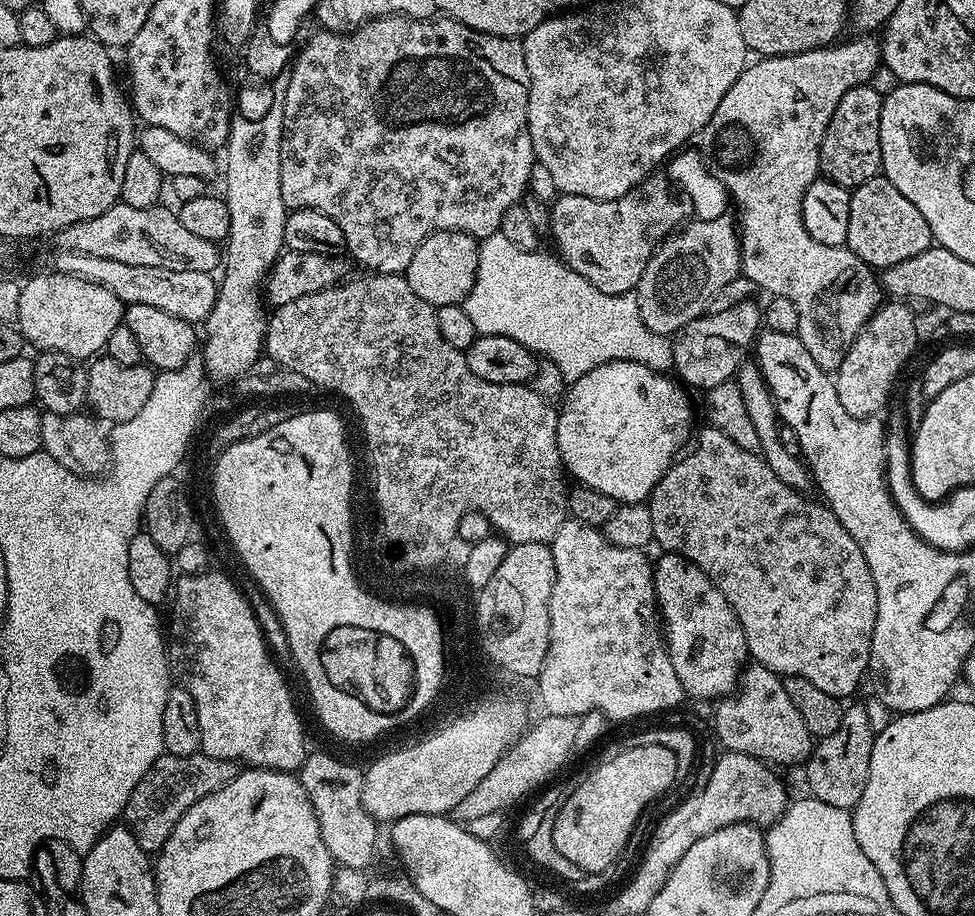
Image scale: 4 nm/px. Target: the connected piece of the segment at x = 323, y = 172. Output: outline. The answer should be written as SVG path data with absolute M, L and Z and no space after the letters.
M389 14L380 16L377 20L369 20L367 24L353 27L351 30L320 30L317 36L312 36L308 40L308 45L301 50L293 62L292 68L288 72L289 85L286 87L286 102L284 103L284 133L282 134L282 202L290 210L293 208L309 208L318 210L334 222L338 222L338 230L342 230L344 235L344 247L347 255L353 261L357 260L360 264L365 264L367 271L372 274L383 274L394 276L407 273L410 266L410 258L414 258L414 250L426 242L436 232L465 232L475 236L477 241L484 240L488 236L493 236L500 230L502 214L510 210L510 206L521 203L525 193L528 192L528 179L533 164L537 163L534 154L534 146L530 142L530 130L528 129L528 71L526 70L526 58L524 57L524 46L519 39L510 36L495 36L474 30L457 20L447 18L429 18L427 20L413 20L410 16L399 14Z

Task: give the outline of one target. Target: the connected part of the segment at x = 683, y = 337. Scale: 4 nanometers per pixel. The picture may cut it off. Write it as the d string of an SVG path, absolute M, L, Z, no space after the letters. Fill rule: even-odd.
M751 299L730 306L727 310L705 313L675 333L672 340L672 368L687 387L707 390L735 377L763 325L763 313L759 303L756 303Z

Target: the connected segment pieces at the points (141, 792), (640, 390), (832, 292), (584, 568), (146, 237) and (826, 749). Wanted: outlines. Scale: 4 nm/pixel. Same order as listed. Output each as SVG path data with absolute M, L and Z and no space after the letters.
M198 751L193 756L170 756L162 754L146 770L146 774L134 786L130 798L124 803L123 823L134 834L138 846L149 854L159 853L160 847L170 838L174 826L202 798L214 794L214 790L222 790L236 777L238 765L234 760L219 760L205 756Z
M619 360L594 366L590 374L582 374L582 378L571 381L563 397L564 409L559 409L556 418L558 450L565 469L571 475L573 472L583 487L610 494L610 498L620 504L647 501L662 474L666 474L668 467L676 463L693 435L692 404L684 392L688 393L685 385L671 375L655 372L638 362Z
M860 34L855 38L857 40L845 39L843 42L837 42L826 48L811 48L809 52L795 52L792 56L770 56L757 59L755 61L757 64L749 63L745 67L744 73L734 82L734 86L730 86L730 90L726 90L726 98L722 98L722 102L718 102L718 110L714 110L714 118L710 118L710 122L706 122L706 126L700 131L698 137L698 143L700 143L698 148L709 171L721 180L734 208L740 211L738 231L740 233L741 273L746 278L750 278L750 282L754 282L757 289L764 291L765 288L772 296L790 298L790 302L794 302L794 307L798 310L796 335L800 337L802 346L806 346L806 350L810 350L810 358L814 358L814 362L818 362L821 370L829 374L835 373L836 369L842 366L842 358L846 358L846 350L850 350L854 338L858 338L858 334L864 328L864 323L876 313L882 303L882 285L873 268L866 262L862 262L862 258L858 258L846 246L835 248L834 246L822 246L822 242L814 242L814 238L810 238L810 234L806 234L806 226L802 222L802 198L806 194L810 182L814 182L821 175L820 143L826 134L826 126L830 126L830 122L834 118L834 110L838 110L838 102L842 102L842 94L846 94L846 90L850 90L854 86L869 83L877 68L882 64L880 40L875 35Z
M569 518L558 530L558 534L550 545L554 554L554 570L556 581L550 594L550 646L546 650L546 662L542 666L538 683L540 683L540 700L544 703L544 712L553 716L574 716L582 718L588 712L598 711L607 716L609 721L632 720L635 716L648 716L651 712L664 712L667 708L676 708L683 700L686 693L682 682L678 682L678 674L674 674L674 666L668 657L667 647L662 639L661 633L651 624L648 619L654 616L654 593L652 591L652 570L650 560L644 557L645 553L638 548L623 548L614 546L604 537L599 527L591 524L581 524L578 520Z
M118 202L110 210L98 214L98 218L90 218L86 222L74 222L74 226L64 228L58 234L59 247L65 252L94 254L94 258L111 258L113 262L126 262L130 266L162 266L162 270L198 270L215 273L218 245L206 242L206 238L198 238L192 231L186 230L179 215L173 209L171 212L164 207L139 208Z
M849 703L842 714L842 723L834 734L826 734L815 741L813 750L808 755L803 765L804 780L808 783L811 799L826 802L826 806L838 806L839 808L855 809L856 804L862 798L862 790L866 790L870 778L870 754L876 741L876 731L870 726L870 714L866 714L864 704Z

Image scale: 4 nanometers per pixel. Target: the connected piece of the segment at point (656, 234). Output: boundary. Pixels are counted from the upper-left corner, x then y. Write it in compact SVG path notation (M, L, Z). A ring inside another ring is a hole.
M664 192L634 197L629 194L617 200L595 200L560 194L550 204L550 240L556 243L555 251L569 268L598 286L602 294L633 291L652 251L686 220L683 206Z

